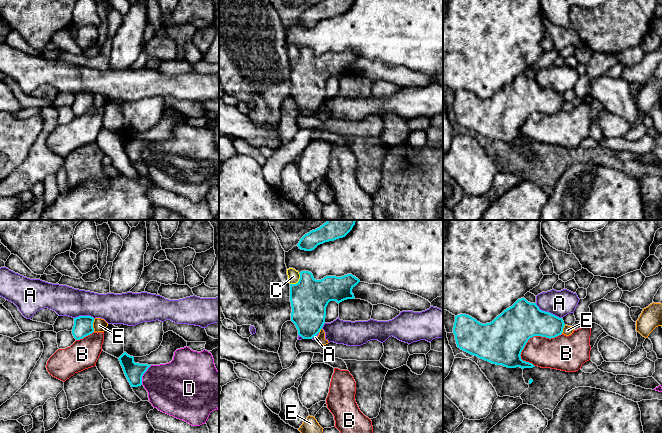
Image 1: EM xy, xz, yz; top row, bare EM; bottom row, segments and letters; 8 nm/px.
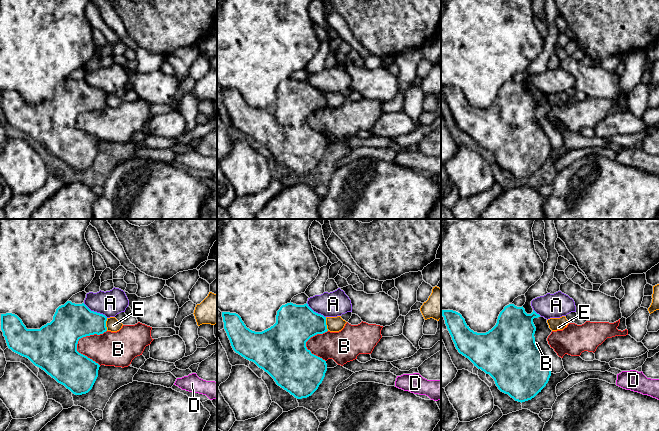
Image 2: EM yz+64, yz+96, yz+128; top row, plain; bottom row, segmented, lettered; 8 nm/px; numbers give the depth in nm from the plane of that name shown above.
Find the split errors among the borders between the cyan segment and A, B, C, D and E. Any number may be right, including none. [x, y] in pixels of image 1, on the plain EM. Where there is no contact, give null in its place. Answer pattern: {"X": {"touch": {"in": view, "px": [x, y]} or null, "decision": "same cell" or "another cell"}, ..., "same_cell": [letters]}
{"A": {"touch": {"in": "yz", "px": [548, 88]}, "decision": "another cell"}, "B": {"touch": {"in": "yz", "px": [535, 111]}, "decision": "another cell"}, "C": {"touch": {"in": "xz", "px": [298, 57]}, "decision": "another cell"}, "D": {"touch": {"in": "xy", "px": [142, 151]}, "decision": "another cell"}, "E": {"touch": {"in": "xy", "px": [92, 101]}, "decision": "another cell"}, "same_cell": []}

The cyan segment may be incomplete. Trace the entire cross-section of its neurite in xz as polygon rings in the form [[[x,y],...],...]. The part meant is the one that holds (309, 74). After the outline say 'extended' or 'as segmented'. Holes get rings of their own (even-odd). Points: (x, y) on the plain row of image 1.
[[[302,47],[299,50],[299,57],[296,60],[290,60],[291,97],[295,100],[299,112],[303,115],[312,115],[320,108],[325,99],[328,79],[336,77],[339,80],[344,76],[354,75],[352,65],[360,56],[352,50],[342,53],[326,52],[321,56],[316,56],[309,47]]] | as segmented

